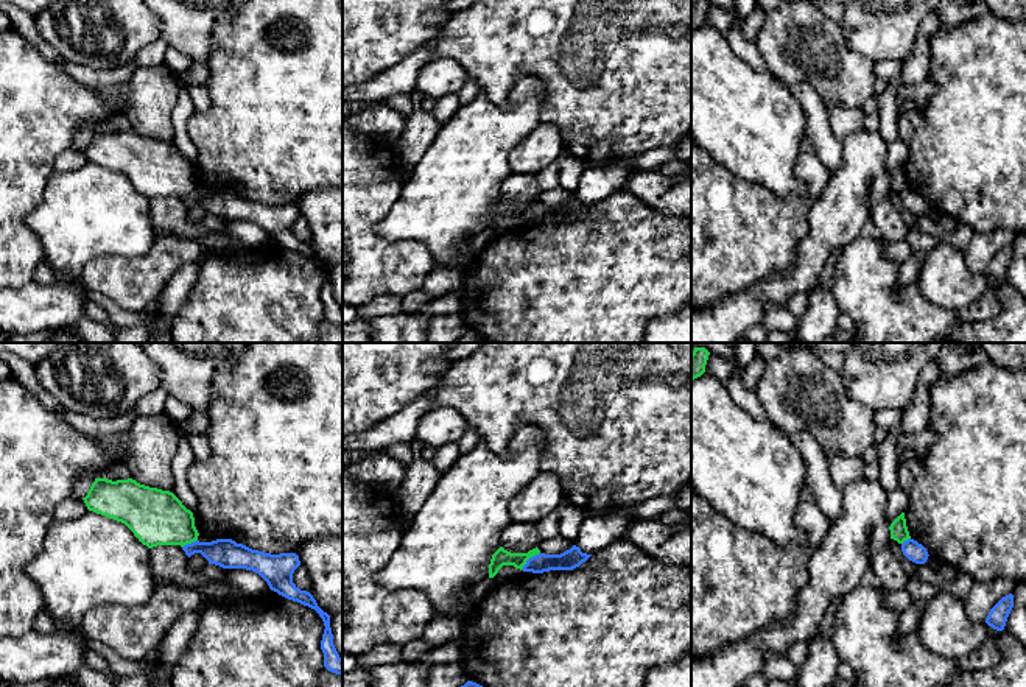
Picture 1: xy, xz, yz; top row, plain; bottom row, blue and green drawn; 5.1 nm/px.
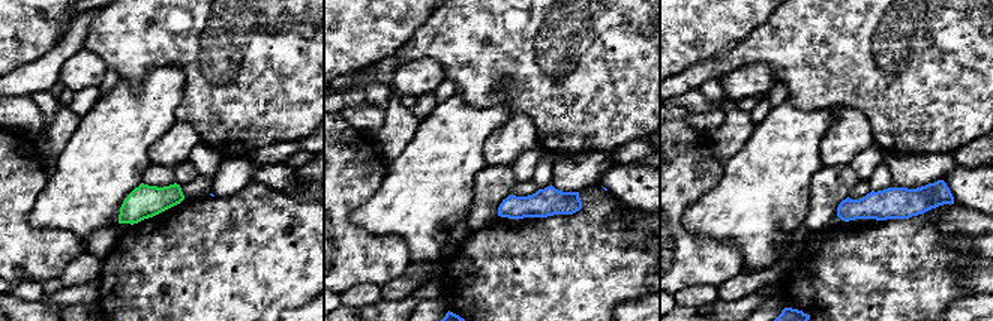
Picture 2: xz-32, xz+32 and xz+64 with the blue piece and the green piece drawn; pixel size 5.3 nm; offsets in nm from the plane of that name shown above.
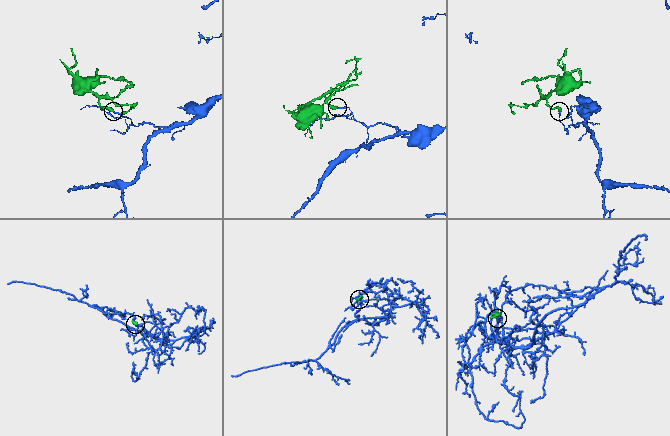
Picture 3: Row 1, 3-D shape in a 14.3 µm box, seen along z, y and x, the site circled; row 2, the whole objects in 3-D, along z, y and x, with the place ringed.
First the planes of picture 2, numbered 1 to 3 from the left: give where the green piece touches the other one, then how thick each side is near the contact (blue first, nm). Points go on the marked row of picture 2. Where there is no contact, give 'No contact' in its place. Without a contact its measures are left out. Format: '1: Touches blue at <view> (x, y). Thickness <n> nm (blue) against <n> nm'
1: No contact
2: No contact
3: No contact

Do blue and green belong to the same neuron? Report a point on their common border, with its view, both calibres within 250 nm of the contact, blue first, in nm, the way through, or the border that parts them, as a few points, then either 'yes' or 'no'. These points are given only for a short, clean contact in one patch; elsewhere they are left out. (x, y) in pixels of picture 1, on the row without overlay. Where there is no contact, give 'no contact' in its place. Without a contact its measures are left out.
xz (528, 211) | 100/90 nm | along xz (539, 203), (520, 220) | no

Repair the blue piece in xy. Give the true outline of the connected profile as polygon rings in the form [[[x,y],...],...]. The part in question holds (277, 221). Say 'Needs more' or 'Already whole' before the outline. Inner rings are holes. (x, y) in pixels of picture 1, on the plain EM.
Already whole. [[[216,190],[212,193],[195,192],[184,196],[182,201],[188,209],[195,204],[201,204],[209,212],[209,215],[215,215],[223,220],[252,221],[268,234],[271,241],[288,251],[314,260],[325,277],[321,291],[324,318],[332,324],[343,326],[343,310],[333,296],[330,266],[318,257],[310,243],[300,241],[293,234],[293,224],[300,217],[299,207],[296,204],[263,204],[243,195],[237,195],[232,190]]]

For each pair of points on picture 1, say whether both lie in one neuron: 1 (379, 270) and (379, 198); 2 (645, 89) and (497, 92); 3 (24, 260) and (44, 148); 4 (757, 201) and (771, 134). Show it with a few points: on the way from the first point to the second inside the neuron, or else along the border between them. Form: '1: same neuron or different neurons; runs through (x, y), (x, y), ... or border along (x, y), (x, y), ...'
1: same neuron; runs through (366, 253), (366, 215)
2: same neuron; runs through (604, 89), (579, 94), (542, 59), (525, 59)
3: same neuron; runs through (16, 232), (16, 176)
4: different neurons; border along (727, 169), (762, 183), (777, 195), (794, 197)

